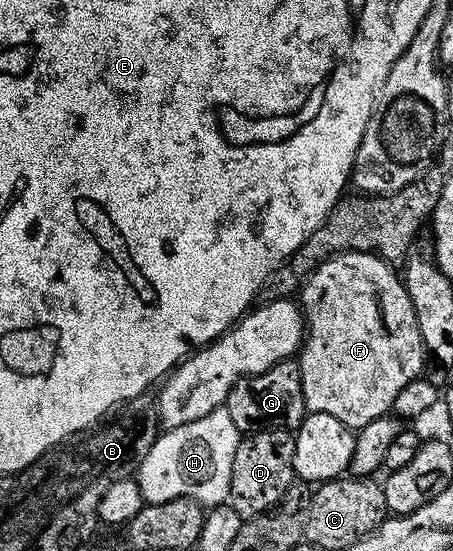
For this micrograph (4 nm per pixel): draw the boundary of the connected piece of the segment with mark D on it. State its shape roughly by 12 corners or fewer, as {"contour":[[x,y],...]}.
{"contour":[[295,433],[239,439],[228,501],[249,518],[295,483]]}

